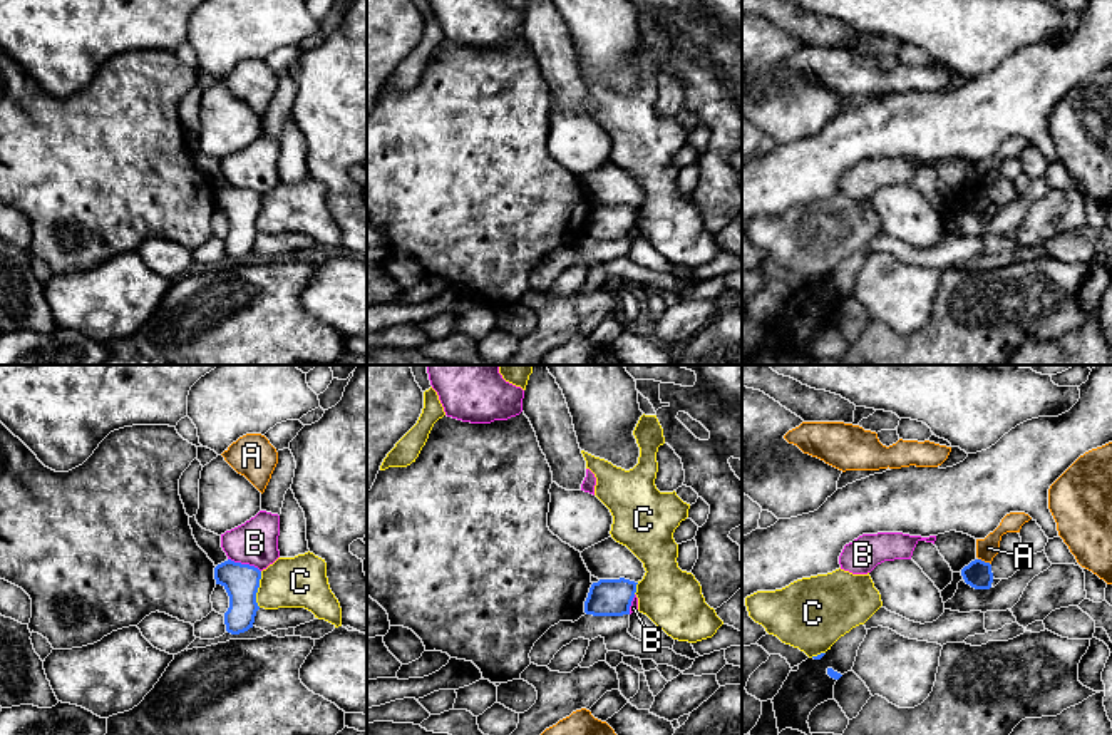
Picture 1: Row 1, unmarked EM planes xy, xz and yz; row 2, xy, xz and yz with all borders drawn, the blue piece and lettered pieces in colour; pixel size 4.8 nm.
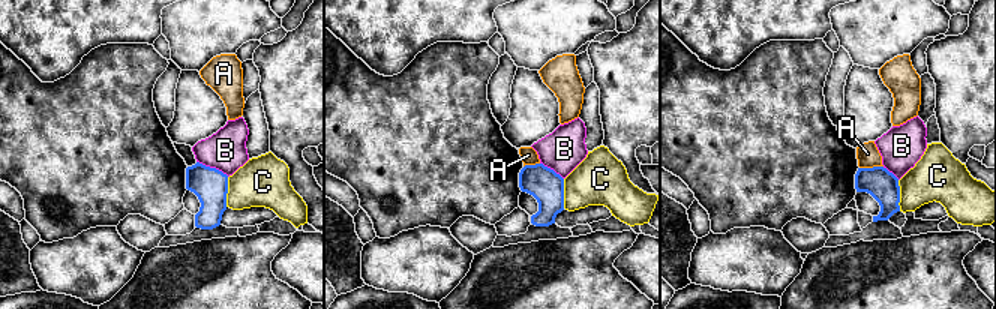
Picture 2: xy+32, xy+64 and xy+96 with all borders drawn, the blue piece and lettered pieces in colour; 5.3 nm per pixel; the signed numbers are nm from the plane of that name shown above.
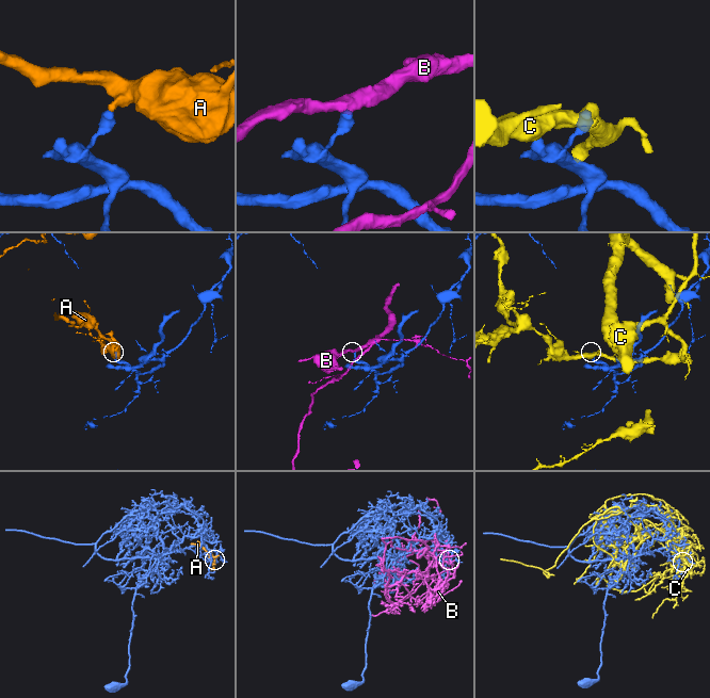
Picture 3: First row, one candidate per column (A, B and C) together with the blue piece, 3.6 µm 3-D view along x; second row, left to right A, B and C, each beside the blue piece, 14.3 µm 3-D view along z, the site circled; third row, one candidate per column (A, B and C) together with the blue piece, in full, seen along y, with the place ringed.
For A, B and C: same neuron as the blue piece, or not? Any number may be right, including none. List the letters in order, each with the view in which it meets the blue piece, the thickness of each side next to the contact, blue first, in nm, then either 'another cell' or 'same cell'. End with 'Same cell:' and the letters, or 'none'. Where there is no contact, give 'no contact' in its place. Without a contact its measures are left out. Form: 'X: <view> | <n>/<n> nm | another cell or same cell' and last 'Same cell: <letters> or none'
A: yz | 130/100 nm | another cell
B: xy | 170/220 nm | another cell
C: xy | 170/240 nm | another cell
Same cell: none

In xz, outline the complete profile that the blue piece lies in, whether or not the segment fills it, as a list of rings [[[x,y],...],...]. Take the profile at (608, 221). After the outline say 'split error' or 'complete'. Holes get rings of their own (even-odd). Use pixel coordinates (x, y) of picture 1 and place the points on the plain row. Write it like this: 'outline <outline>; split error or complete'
outline [[[625,203],[593,208],[584,226],[584,238],[593,241],[630,239],[636,209]]]; complete

